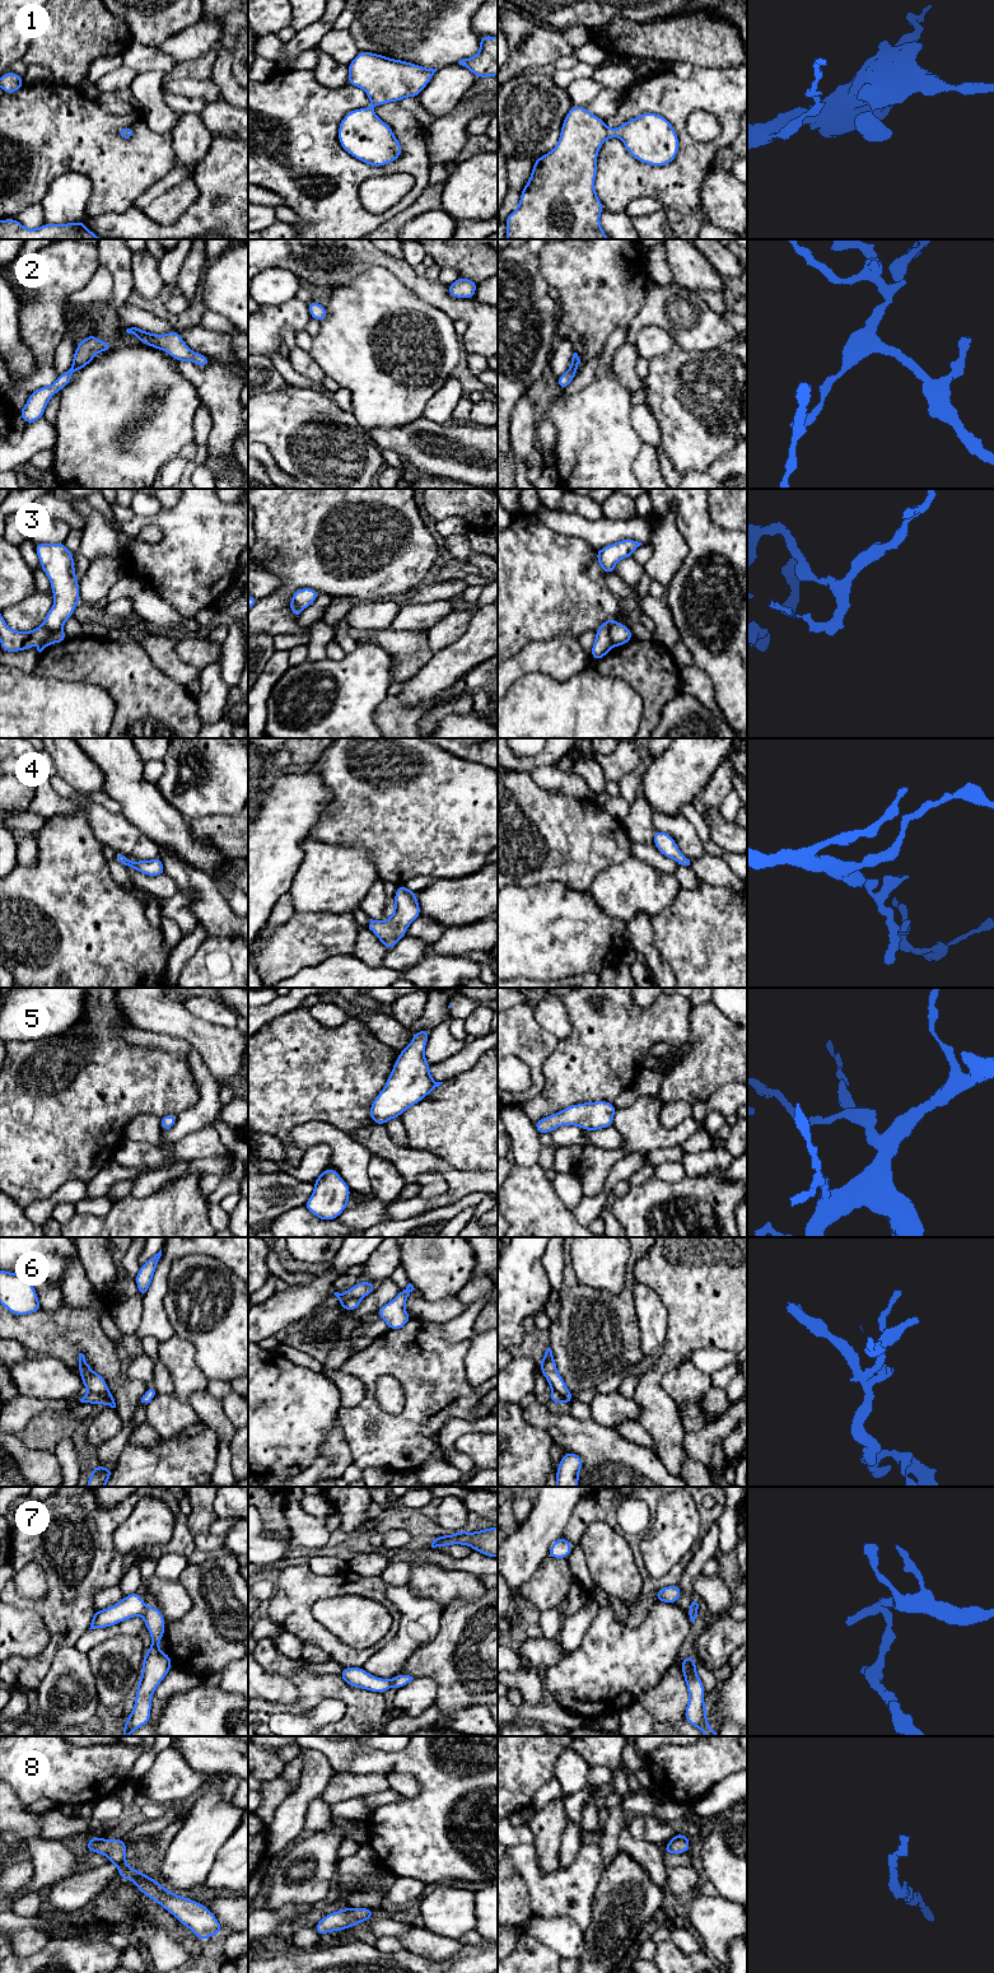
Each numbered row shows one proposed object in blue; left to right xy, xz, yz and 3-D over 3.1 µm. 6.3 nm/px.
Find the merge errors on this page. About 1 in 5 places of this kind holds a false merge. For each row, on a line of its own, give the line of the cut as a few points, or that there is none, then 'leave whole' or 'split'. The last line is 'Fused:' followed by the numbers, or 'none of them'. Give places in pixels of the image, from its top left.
1: no cut | leave whole
2: no cut | leave whole
3: yz (615, 621), (608, 631), (611, 645) | split
4: no cut | leave whole
5: no cut | leave whole
6: xy (89, 1391), (98, 1393), (107, 1403) | split
7: xy (145, 1608), (143, 1615) | split
8: no cut | leave whole
Fused: 3, 6, 7

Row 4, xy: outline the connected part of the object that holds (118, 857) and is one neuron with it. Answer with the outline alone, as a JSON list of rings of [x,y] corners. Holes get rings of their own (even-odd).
[[[117,852],[115,854],[115,859],[123,864],[125,867],[131,867],[134,871],[141,872],[144,874],[157,877],[159,874],[164,874],[163,862],[159,857],[151,860],[130,860],[125,854]]]

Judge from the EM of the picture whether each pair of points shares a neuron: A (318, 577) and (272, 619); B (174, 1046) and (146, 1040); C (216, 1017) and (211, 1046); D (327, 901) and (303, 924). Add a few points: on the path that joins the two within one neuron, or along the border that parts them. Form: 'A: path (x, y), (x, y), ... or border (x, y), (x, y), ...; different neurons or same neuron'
A: path (303, 577), (276, 603); same neuron
B: path (168, 1043), (153, 1040); same neuron
C: border (188, 1011), (214, 1025), (234, 1027); different neurons
D: border (295, 910), (344, 912), (346, 914); different neurons

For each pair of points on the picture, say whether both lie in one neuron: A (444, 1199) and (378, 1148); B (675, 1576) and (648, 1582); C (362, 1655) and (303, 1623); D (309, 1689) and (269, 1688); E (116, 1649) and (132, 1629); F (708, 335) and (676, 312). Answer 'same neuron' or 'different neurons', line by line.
A: different neurons
B: same neuron
C: same neuron
D: different neurons
E: different neurons
F: same neuron

